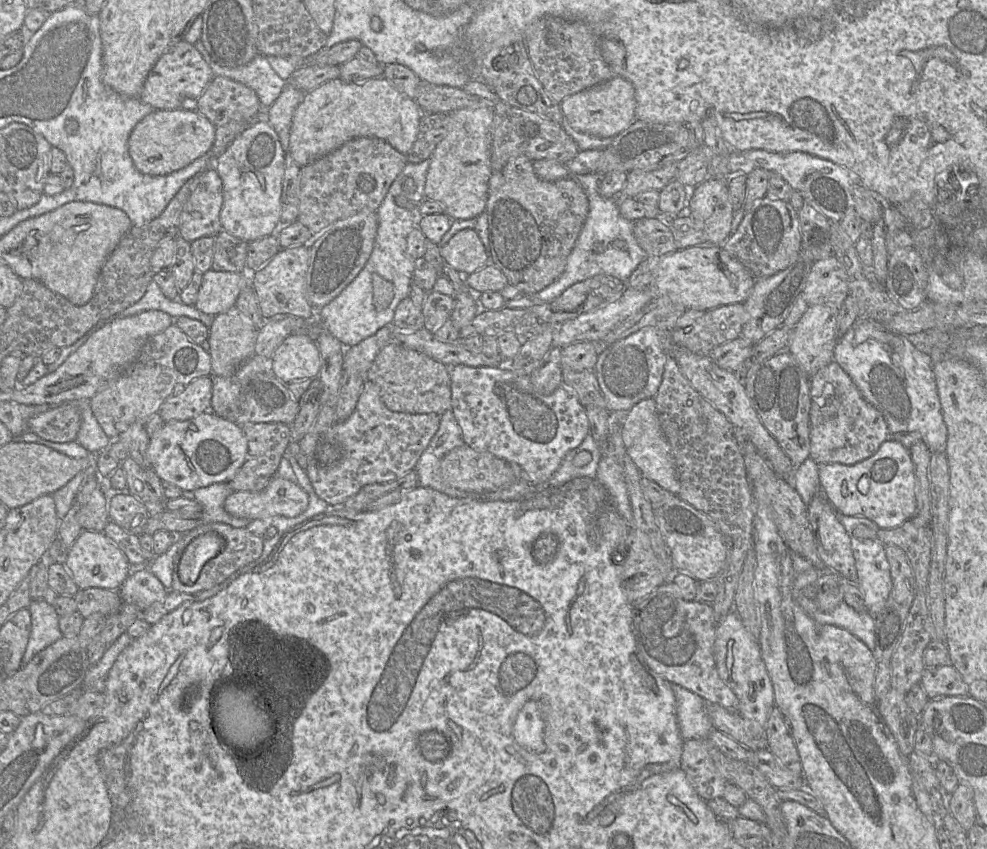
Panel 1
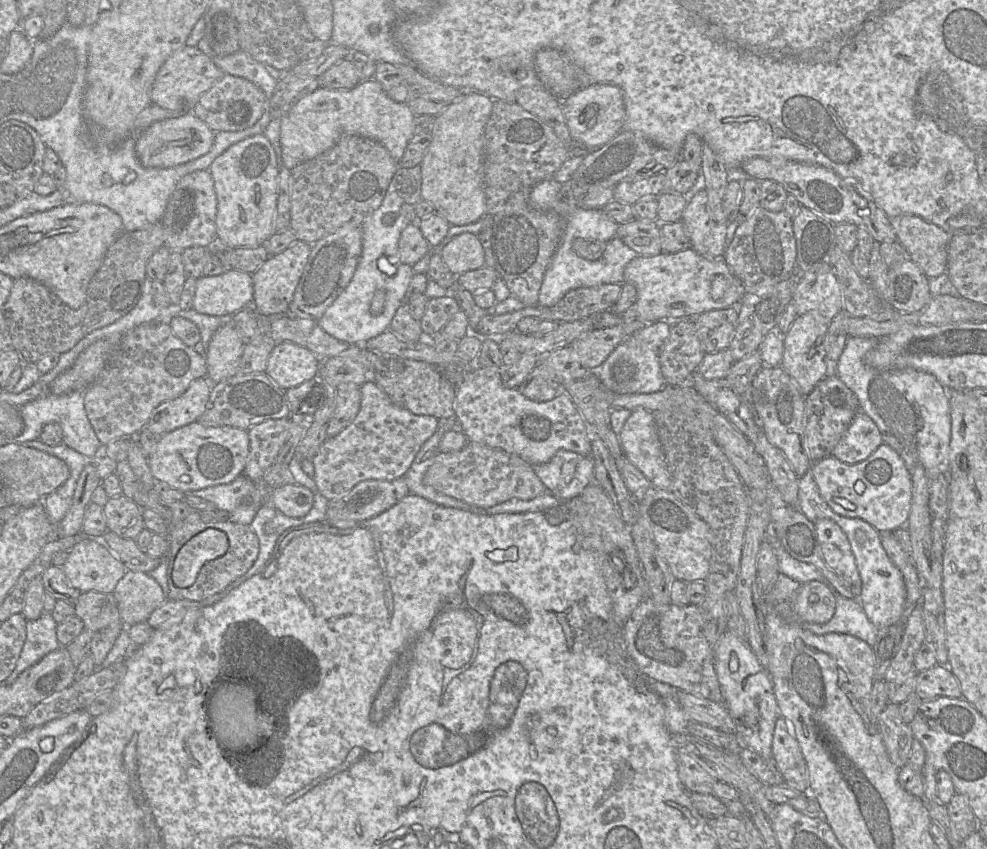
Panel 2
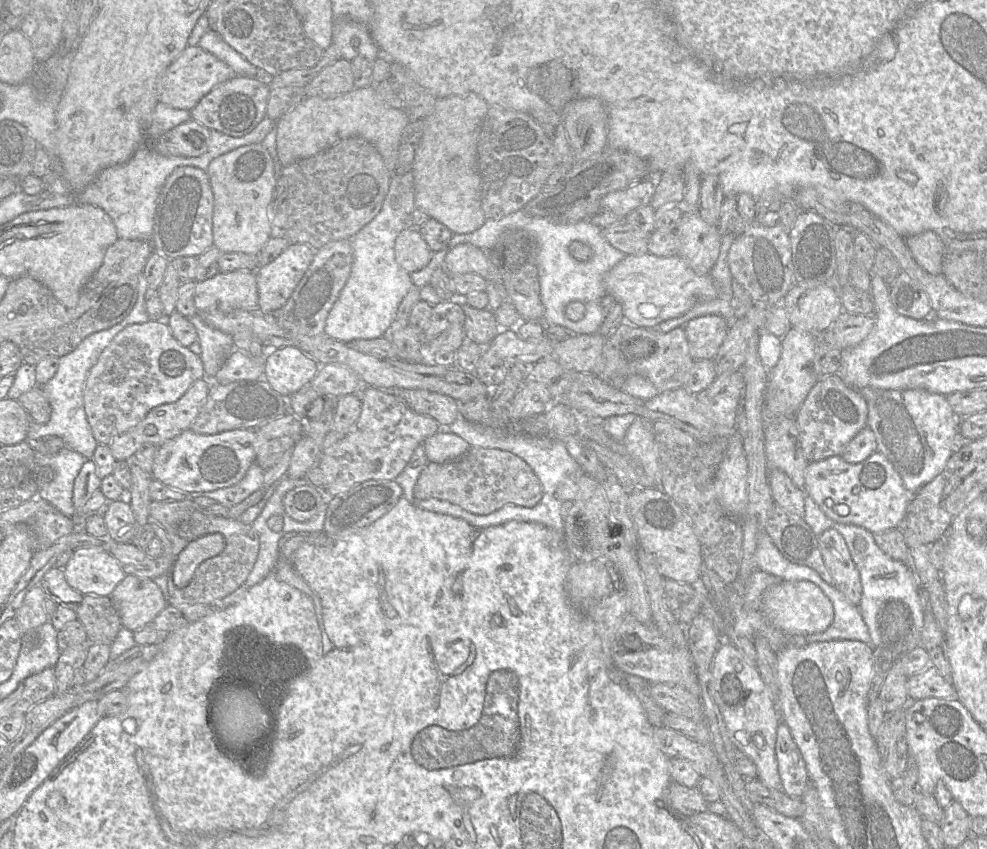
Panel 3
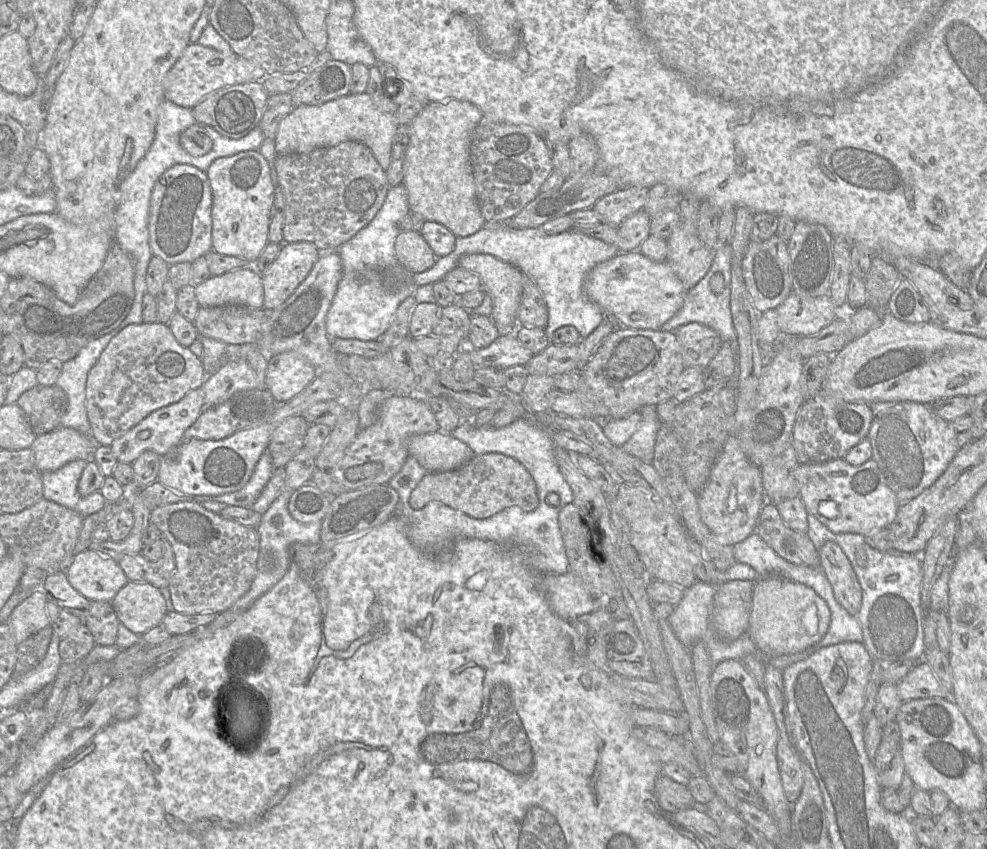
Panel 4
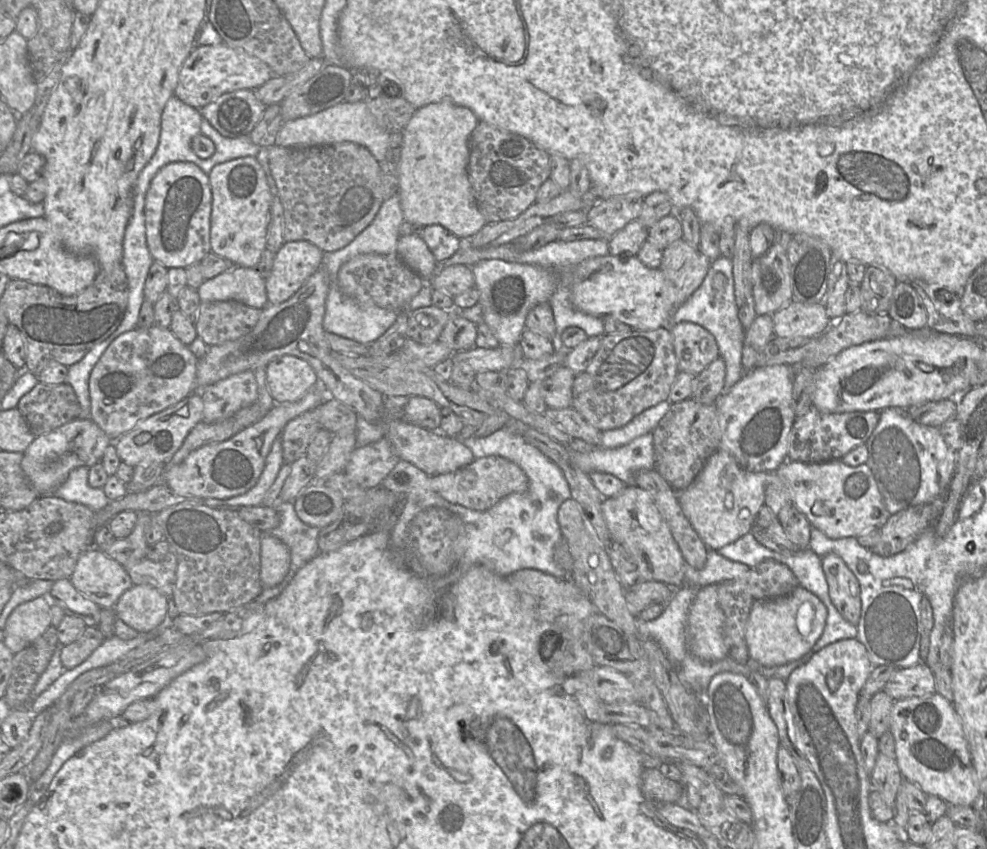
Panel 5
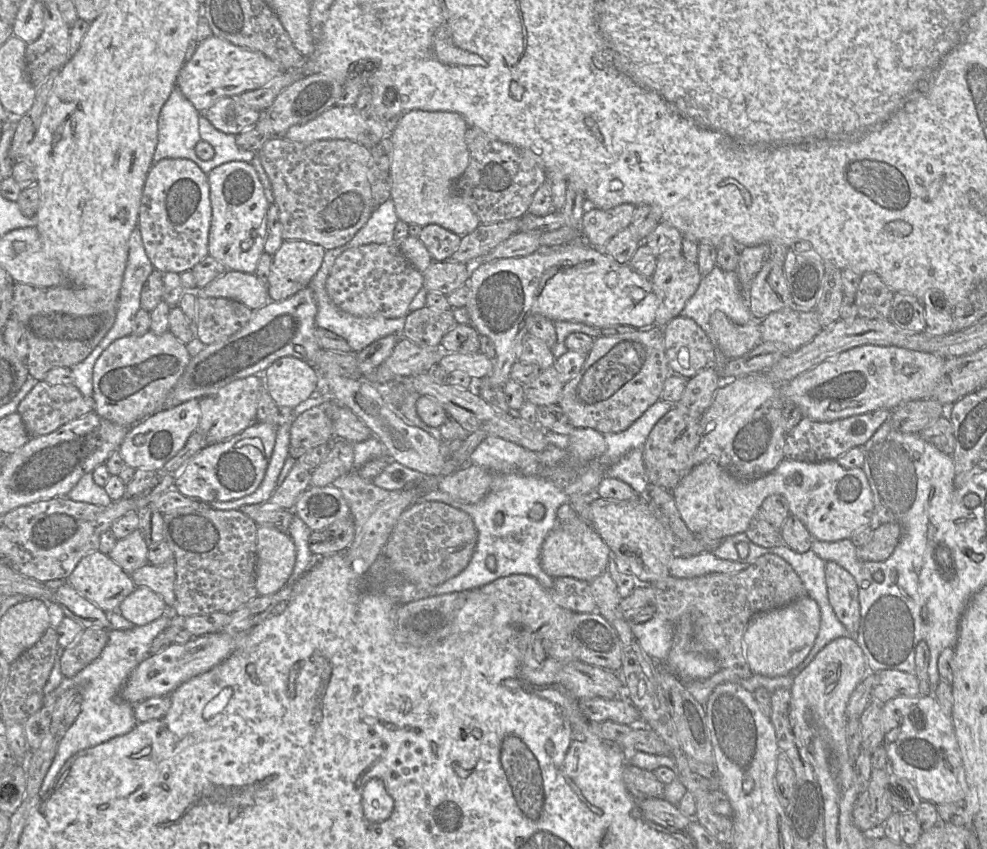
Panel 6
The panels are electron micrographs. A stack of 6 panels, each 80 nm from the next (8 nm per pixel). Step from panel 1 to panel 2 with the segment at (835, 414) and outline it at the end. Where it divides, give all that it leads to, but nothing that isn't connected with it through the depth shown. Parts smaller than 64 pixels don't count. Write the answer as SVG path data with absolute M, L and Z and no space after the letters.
M859 409L831 455L844 463L855 464L867 459L882 443L874 421Z

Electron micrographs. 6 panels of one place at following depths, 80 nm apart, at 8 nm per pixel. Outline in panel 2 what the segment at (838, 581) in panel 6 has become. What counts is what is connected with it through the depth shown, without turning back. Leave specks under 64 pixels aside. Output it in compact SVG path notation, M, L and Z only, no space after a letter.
M830 519L814 523L817 539L826 565L849 587L854 599L861 593L861 579L846 534Z

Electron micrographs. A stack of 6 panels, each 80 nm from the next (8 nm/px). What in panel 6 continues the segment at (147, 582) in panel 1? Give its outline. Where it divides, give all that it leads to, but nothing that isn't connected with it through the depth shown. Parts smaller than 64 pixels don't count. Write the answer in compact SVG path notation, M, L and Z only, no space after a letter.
M138 586L121 602L117 611L136 626L143 626L164 615L167 605L149 587Z

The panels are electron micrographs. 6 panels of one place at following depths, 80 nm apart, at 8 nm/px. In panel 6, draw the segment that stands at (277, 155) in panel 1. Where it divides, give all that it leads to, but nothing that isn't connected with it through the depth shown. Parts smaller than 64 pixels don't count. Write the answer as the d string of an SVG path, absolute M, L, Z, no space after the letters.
M231 161L207 174L212 219L208 238L208 255L227 270L254 274L264 253L266 217L269 203L254 167L247 162Z

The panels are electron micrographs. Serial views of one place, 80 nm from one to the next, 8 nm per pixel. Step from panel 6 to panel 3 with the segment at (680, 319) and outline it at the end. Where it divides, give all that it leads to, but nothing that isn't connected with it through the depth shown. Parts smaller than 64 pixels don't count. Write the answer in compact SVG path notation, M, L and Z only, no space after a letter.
M705 315L689 321L685 326L685 334L689 353L696 362L712 360L730 328L730 323L719 315Z

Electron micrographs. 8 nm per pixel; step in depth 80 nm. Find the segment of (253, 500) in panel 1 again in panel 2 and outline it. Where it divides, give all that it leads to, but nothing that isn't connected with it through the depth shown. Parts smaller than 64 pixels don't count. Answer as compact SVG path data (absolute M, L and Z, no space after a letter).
M300 484L284 485L269 490L268 501L284 515L301 518L313 507L314 495Z

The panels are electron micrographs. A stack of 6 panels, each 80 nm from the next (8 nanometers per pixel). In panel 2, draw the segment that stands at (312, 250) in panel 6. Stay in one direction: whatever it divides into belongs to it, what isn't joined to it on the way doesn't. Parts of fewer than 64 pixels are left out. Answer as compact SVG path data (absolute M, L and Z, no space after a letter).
M297 240L283 252L270 256L254 273L252 273L254 298L252 307L262 315L286 314L295 289L304 272L311 245Z

